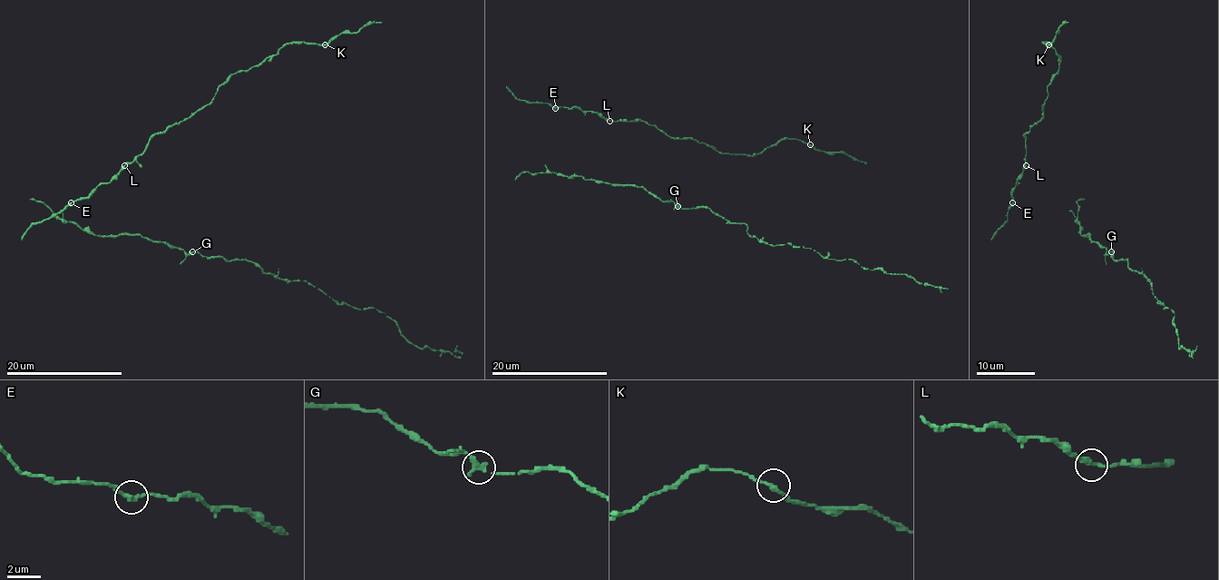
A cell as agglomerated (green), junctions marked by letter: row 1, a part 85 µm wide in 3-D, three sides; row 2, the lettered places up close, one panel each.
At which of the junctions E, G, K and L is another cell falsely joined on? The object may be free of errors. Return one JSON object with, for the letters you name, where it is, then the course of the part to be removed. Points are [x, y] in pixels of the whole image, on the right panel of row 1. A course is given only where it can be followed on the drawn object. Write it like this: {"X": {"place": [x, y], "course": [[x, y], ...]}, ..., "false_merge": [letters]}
{"false_merge": []}

